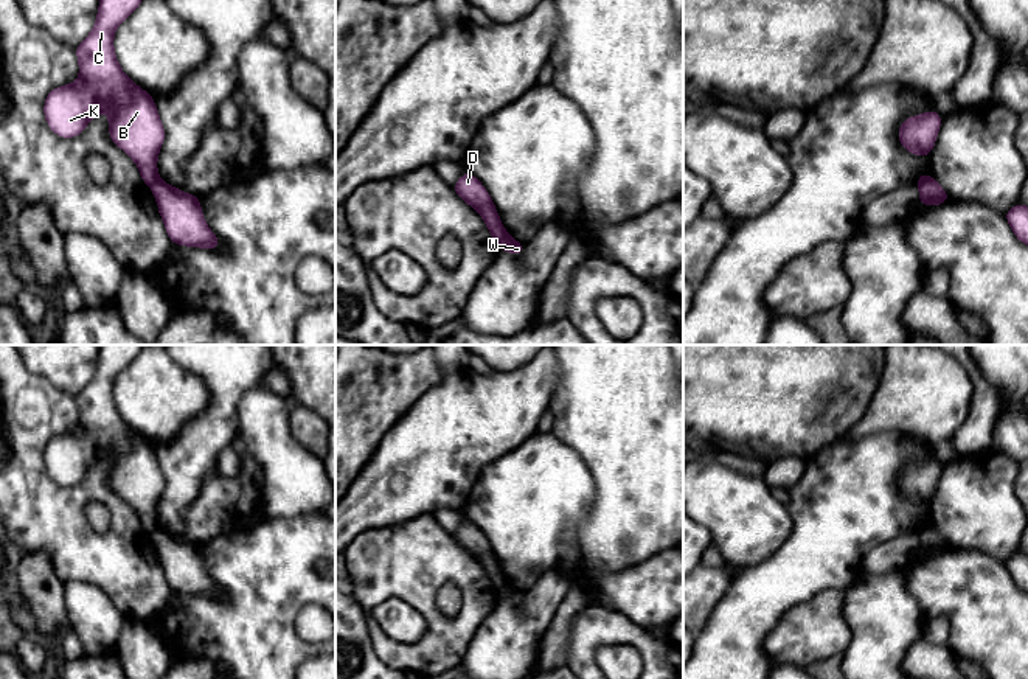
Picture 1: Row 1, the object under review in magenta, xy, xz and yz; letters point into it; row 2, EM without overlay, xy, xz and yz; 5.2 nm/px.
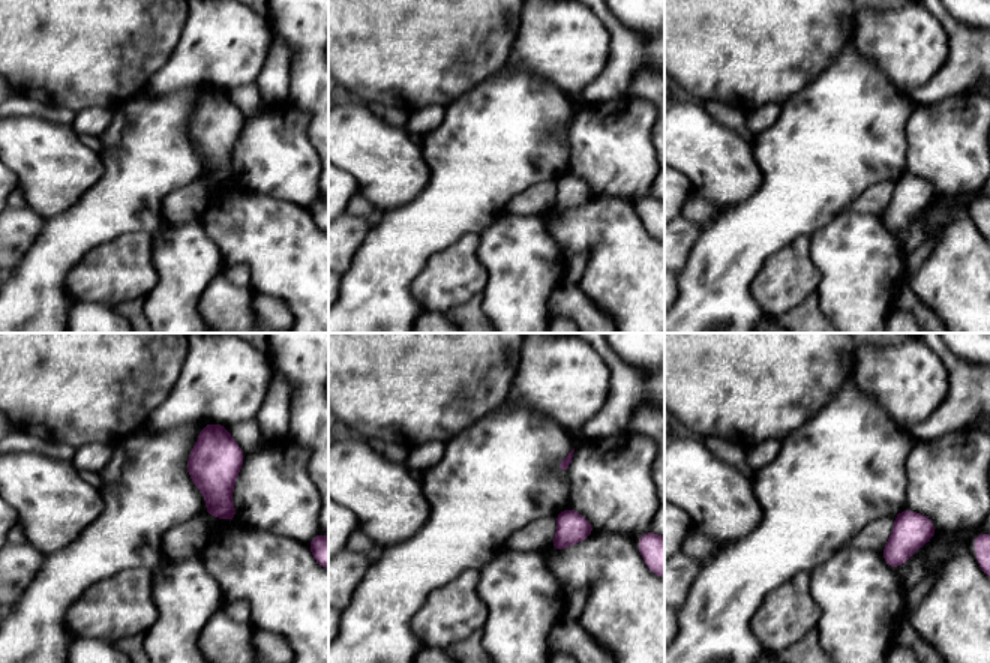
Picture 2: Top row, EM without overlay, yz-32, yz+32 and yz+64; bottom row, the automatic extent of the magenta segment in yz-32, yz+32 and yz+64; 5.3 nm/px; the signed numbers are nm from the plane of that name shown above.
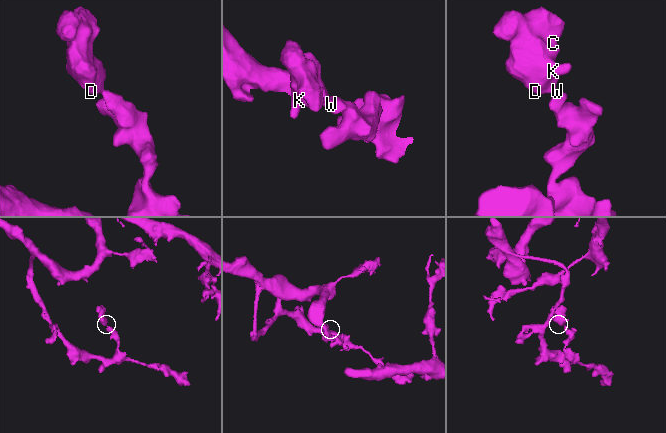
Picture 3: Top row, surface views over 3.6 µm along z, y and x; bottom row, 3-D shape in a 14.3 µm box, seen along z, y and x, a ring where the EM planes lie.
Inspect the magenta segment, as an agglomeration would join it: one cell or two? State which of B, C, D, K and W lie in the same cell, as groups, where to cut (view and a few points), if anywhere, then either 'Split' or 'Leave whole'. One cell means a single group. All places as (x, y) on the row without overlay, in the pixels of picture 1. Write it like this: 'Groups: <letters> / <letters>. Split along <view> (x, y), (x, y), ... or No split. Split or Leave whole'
Groups: B C D K / W. Split along xy (159, 525), (149, 533). Split

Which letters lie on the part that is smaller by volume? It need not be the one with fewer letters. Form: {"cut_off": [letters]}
{"cut_off": ["B", "C", "D", "K"]}

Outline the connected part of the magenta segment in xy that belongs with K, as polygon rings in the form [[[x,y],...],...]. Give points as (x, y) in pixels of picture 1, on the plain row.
[[[99,345],[99,357],[92,381],[81,390],[75,401],[79,409],[79,427],[53,437],[43,452],[43,461],[50,477],[61,486],[75,486],[89,469],[106,458],[109,461],[109,485],[120,494],[138,514],[146,533],[155,531],[158,499],[165,489],[165,477],[160,469],[154,444],[140,437],[121,418],[115,399],[113,382],[116,374],[124,370],[143,350],[143,345]]]

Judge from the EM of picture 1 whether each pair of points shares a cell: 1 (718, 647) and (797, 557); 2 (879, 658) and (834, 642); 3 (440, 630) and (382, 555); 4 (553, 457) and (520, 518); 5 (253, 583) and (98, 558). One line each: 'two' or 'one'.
1: one
2: two
3: one
4: one
5: two

